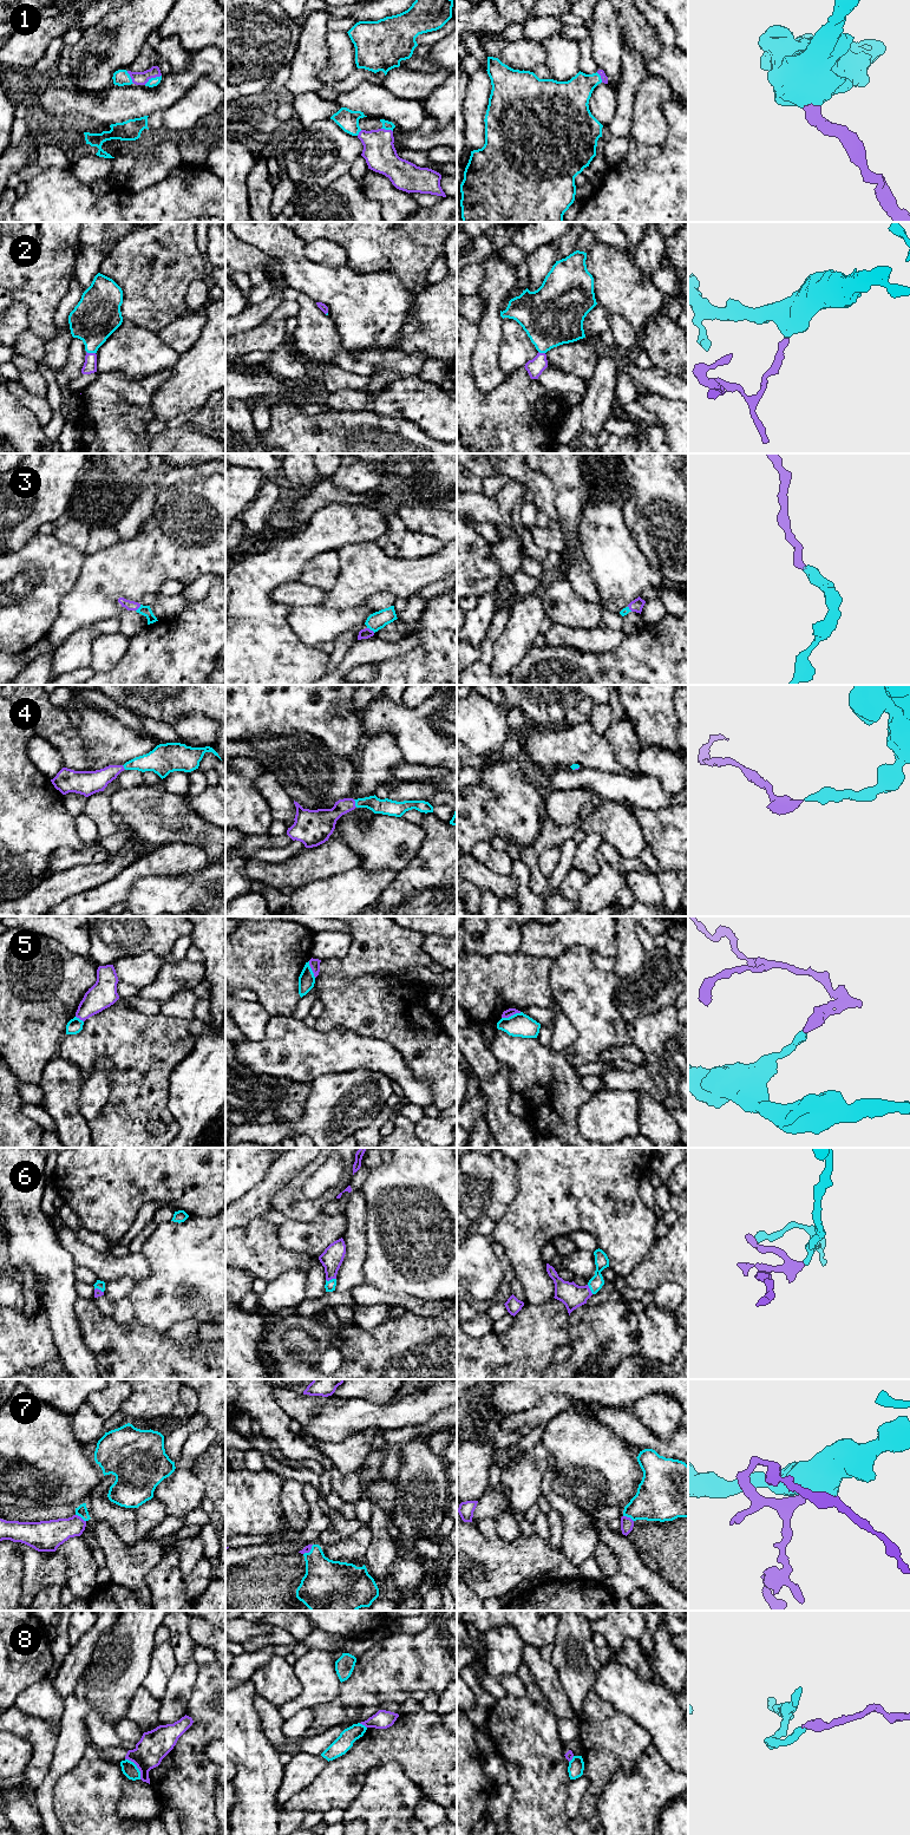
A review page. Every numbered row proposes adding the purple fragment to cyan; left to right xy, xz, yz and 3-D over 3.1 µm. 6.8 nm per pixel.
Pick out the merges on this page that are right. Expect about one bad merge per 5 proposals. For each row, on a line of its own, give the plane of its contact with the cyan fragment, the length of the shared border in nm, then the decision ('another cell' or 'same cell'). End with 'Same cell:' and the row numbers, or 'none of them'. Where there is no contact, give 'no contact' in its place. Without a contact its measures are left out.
1: xy | 140 nm | same cell
2: xy | 70 nm | same cell
3: xz | 70 nm | same cell
4: xz | 60 nm | same cell
5: yz | 140 nm | another cell
6: xz | 70 nm | same cell
7: xy | 90 nm | same cell
8: xy | 180 nm | another cell
Same cell: 1, 2, 3, 4, 6, 7

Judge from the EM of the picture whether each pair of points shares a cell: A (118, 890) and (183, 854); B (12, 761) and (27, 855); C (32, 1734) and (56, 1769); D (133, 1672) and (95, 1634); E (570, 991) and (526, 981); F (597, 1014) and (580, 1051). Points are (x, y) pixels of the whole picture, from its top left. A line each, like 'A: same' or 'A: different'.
A: same
B: same
C: different
D: different
E: different
F: same

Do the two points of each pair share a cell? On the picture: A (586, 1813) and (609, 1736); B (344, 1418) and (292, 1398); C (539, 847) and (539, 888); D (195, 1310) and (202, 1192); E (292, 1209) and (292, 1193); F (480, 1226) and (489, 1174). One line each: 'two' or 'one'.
A: one
B: two
C: one
D: two
E: one
F: one

